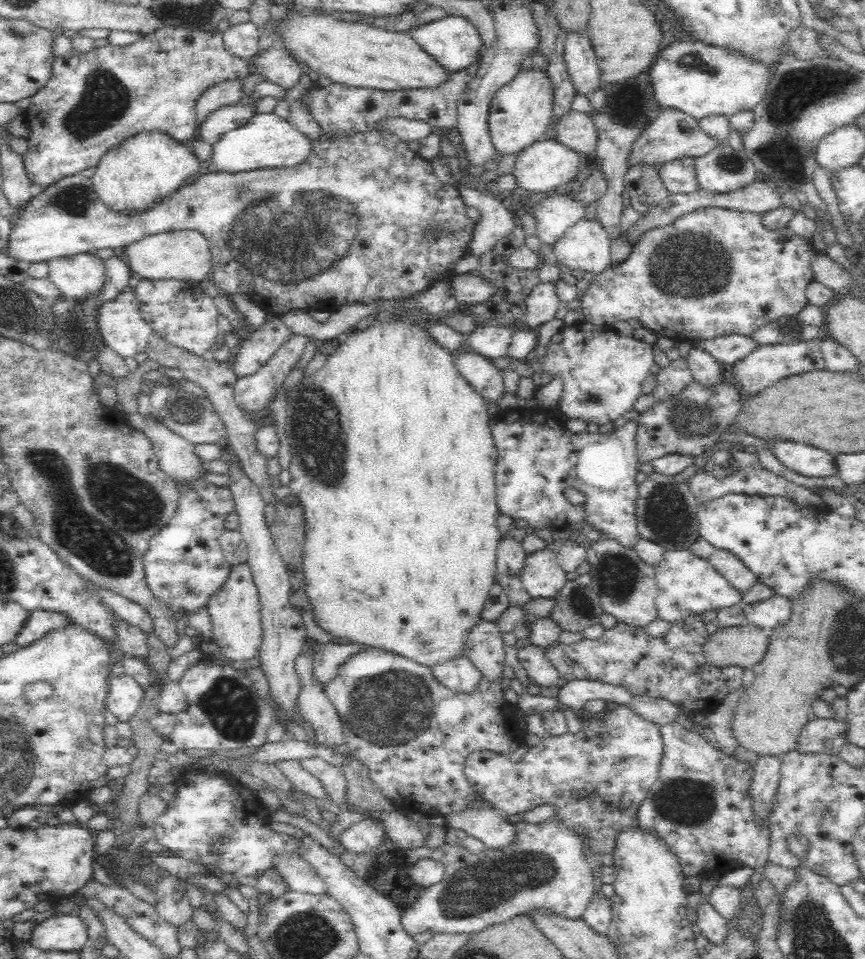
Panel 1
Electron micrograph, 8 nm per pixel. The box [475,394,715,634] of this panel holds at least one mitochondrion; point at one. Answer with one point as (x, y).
(668, 518)

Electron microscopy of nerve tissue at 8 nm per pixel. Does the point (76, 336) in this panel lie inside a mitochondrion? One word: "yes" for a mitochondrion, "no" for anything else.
yes

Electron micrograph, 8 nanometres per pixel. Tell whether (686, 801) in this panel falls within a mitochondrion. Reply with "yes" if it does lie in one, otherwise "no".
yes

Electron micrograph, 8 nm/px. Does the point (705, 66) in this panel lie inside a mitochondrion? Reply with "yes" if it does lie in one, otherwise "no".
yes

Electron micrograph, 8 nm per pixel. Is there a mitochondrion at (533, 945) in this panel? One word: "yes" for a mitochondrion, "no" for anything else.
no

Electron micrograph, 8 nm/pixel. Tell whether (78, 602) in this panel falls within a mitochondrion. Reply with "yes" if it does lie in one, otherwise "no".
no

